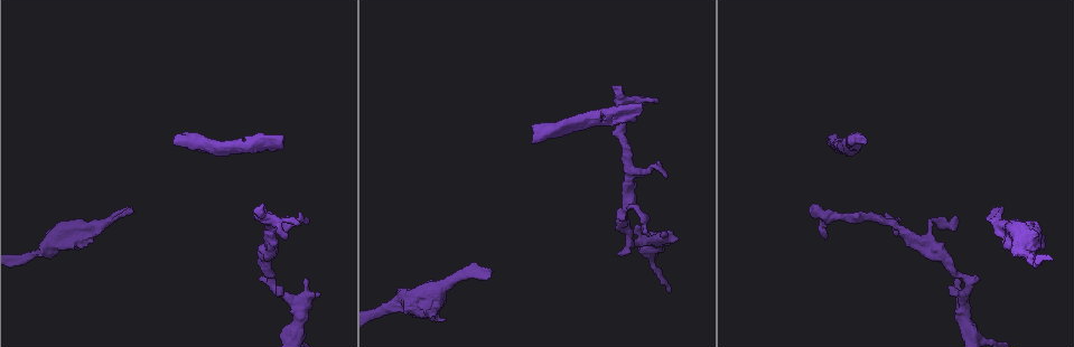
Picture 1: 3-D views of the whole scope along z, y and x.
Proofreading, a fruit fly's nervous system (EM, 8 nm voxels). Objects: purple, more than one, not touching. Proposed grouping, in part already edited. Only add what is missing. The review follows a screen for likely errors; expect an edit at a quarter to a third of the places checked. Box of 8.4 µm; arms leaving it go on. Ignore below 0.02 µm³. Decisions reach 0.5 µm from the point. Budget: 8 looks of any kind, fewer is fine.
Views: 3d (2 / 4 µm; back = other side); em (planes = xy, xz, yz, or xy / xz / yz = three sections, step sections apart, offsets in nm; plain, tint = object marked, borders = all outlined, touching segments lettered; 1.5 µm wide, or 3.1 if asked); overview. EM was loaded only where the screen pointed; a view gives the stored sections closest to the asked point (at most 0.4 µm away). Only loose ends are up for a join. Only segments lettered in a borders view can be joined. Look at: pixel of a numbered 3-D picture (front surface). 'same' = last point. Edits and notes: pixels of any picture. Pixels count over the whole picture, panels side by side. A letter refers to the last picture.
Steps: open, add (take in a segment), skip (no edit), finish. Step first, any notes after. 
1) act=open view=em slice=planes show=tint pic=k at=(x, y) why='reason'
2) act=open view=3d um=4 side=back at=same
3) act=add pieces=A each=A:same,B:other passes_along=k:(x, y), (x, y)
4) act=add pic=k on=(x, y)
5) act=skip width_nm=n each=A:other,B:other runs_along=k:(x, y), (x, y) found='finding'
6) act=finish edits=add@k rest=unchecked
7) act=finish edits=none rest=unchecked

act=open view=em um=3.1 slice=planes show=borders pic=1 at=(283, 135) why='free end'

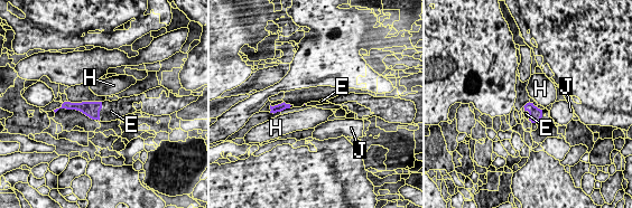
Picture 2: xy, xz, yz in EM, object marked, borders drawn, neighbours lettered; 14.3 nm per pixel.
act=add pieces=E each=E:same,H:other,J:other passes_along=2:(92, 110), (100, 110), (111, 111) found='the cell continues'

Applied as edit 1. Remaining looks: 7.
act=open view=3d um=2 pic=1 at=(285, 239) why='an open end'

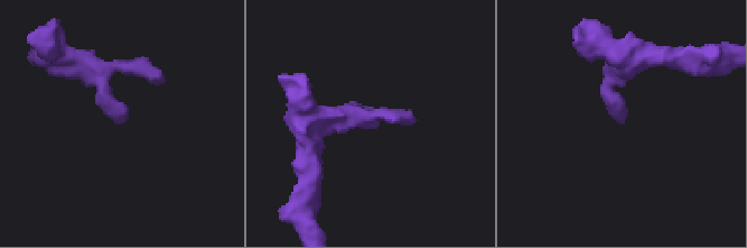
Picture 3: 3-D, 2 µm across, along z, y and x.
act=open view=em slice=planes show=borders pic=3 at=(126, 121)

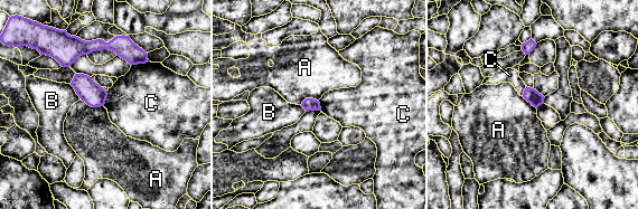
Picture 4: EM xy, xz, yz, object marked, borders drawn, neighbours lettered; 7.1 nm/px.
act=skip each=A:other,B:other,C:other border=4:(81, 98), (92, 106), (103, 106) found='no lettered segment goes on from it'

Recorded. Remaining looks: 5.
act=open view=3d um=4 pic=1 at=(662, 233)

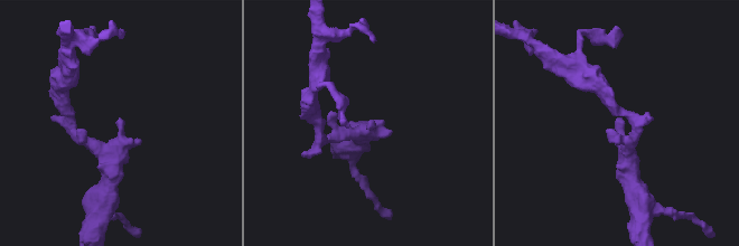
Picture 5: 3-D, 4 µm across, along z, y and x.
act=open view=em slice=planes show=borders pic=5 at=(120, 119)

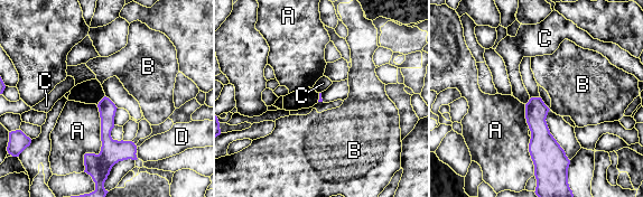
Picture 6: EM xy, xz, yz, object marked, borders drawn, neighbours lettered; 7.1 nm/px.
act=skip each=A:other,B:other,C:other,D:other border=6:(530, 99), (525, 104) found='none of them fits'

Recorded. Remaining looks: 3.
act=finish edits=add@2 rest=unchecked

